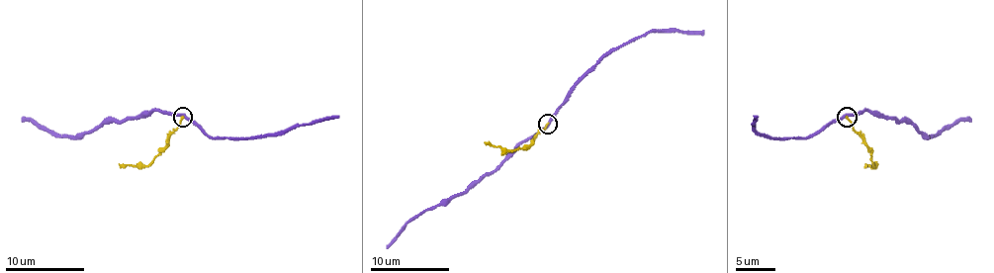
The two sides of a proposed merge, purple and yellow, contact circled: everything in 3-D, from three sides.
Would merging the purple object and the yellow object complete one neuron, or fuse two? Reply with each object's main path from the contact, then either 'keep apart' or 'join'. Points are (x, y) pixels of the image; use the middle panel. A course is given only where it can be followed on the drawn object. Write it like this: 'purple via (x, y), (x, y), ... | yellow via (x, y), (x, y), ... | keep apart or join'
purple via (547, 124), (488, 173), (453, 197), (419, 212), (386, 247) | yellow via (547, 124), (533, 139), (515, 149), (501, 149), (484, 141) | keep apart

